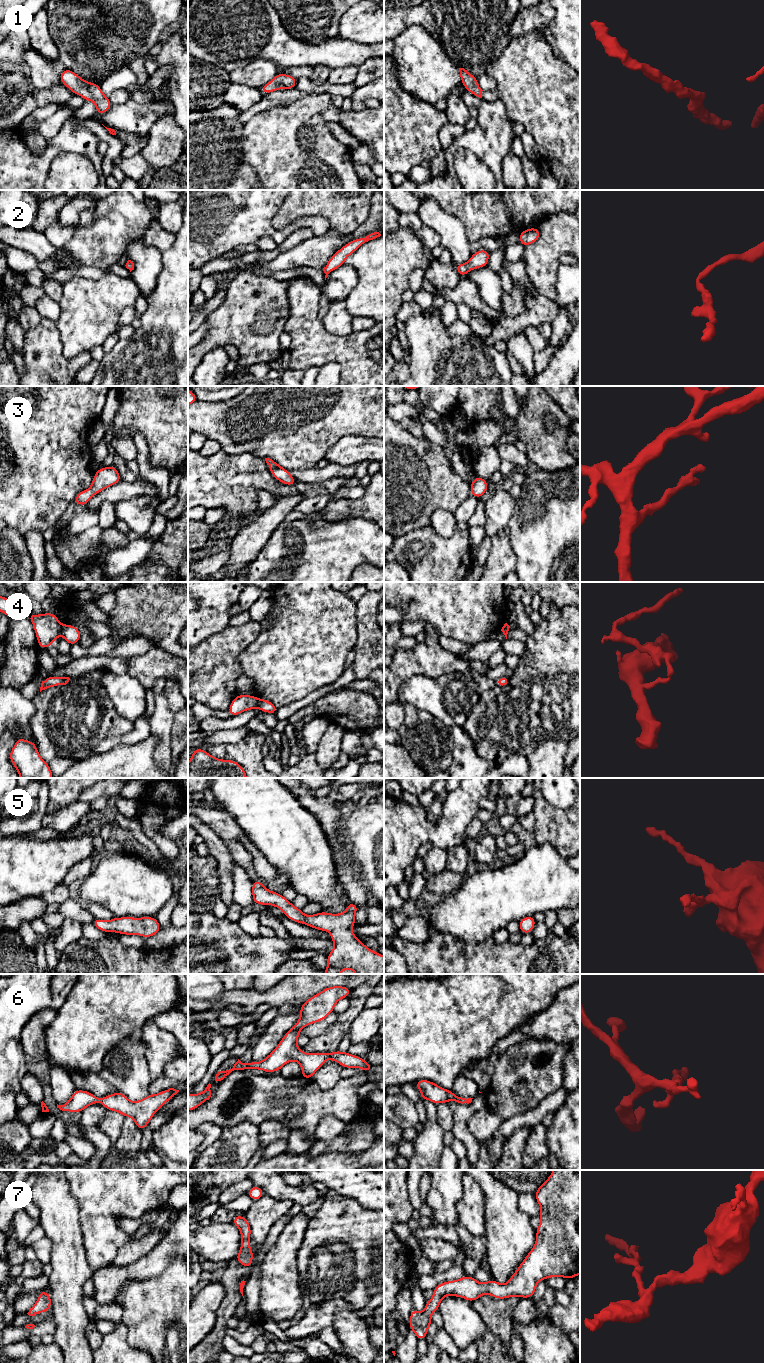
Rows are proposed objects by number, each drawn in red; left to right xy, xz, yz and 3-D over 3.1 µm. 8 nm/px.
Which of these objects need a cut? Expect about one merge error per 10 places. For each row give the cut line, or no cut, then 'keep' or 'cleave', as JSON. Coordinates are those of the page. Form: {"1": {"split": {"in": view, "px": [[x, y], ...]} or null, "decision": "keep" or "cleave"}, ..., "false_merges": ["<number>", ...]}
{"1": {"split": null, "decision": "keep"}, "2": {"split": null, "decision": "keep"}, "3": {"split": null, "decision": "keep"}, "4": {"split": {"in": "xz", "px": [[259, 700], [257, 706]]}, "decision": "cleave"}, "5": {"split": null, "decision": "keep"}, "6": {"split": null, "decision": "keep"}, "7": {"split": null, "decision": "keep"}, "false_merges": ["4"]}

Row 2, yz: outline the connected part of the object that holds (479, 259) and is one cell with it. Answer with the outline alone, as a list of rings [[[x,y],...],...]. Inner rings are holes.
[[[481,249],[473,253],[468,262],[465,264],[455,264],[454,268],[459,272],[461,278],[463,278],[469,271],[487,266],[489,255],[489,251]]]

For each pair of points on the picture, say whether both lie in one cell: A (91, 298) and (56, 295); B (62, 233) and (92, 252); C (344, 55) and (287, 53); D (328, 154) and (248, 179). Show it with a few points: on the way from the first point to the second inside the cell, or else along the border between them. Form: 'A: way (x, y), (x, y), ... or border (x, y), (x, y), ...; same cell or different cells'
A: border (62, 283), (62, 298), (59, 302); different cells
B: border (79, 225), (73, 235), (62, 246); different cells
C: way (330, 54), (301, 54); same cell
D: border (243, 156), (243, 161), (259, 179); different cells

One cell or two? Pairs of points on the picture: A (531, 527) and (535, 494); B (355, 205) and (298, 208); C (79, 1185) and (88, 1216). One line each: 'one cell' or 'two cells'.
A: one cell
B: one cell
C: one cell

